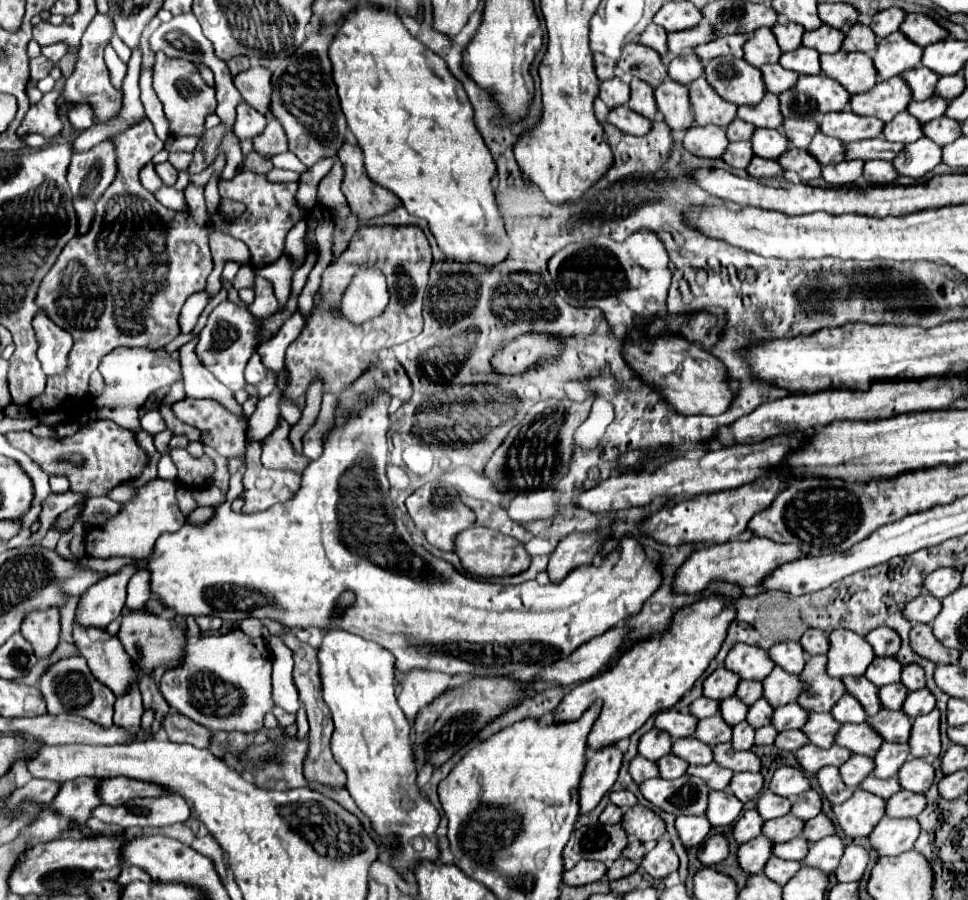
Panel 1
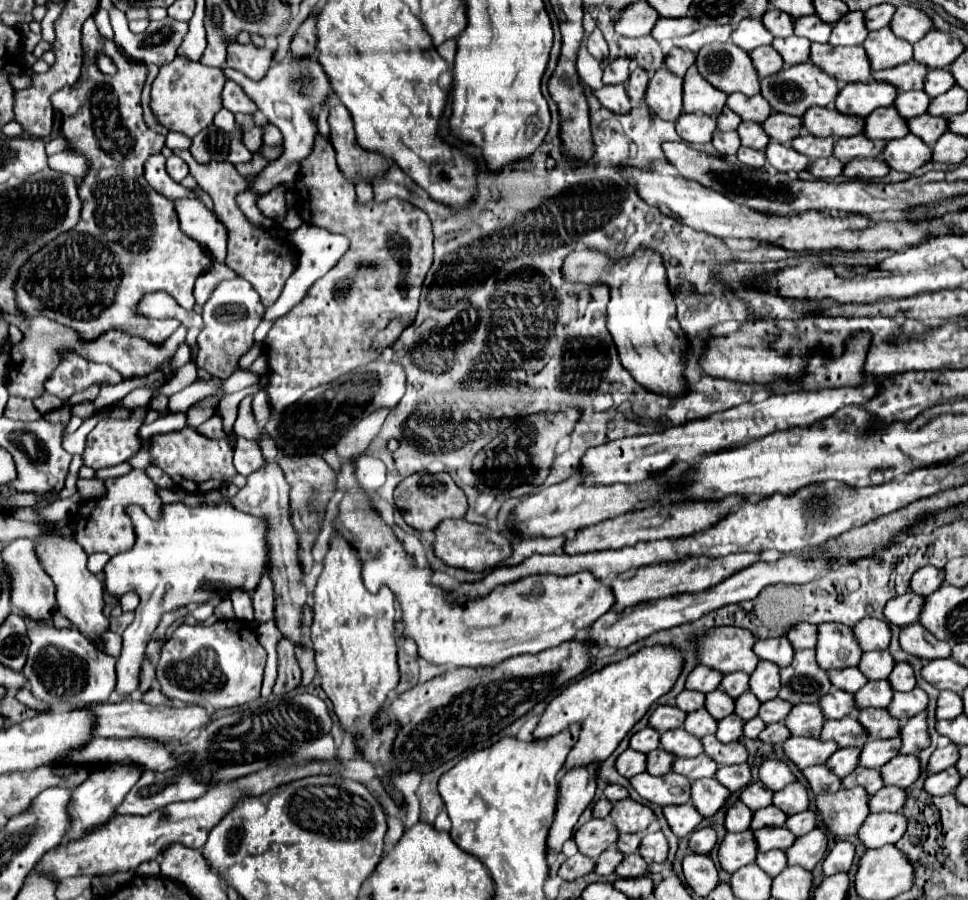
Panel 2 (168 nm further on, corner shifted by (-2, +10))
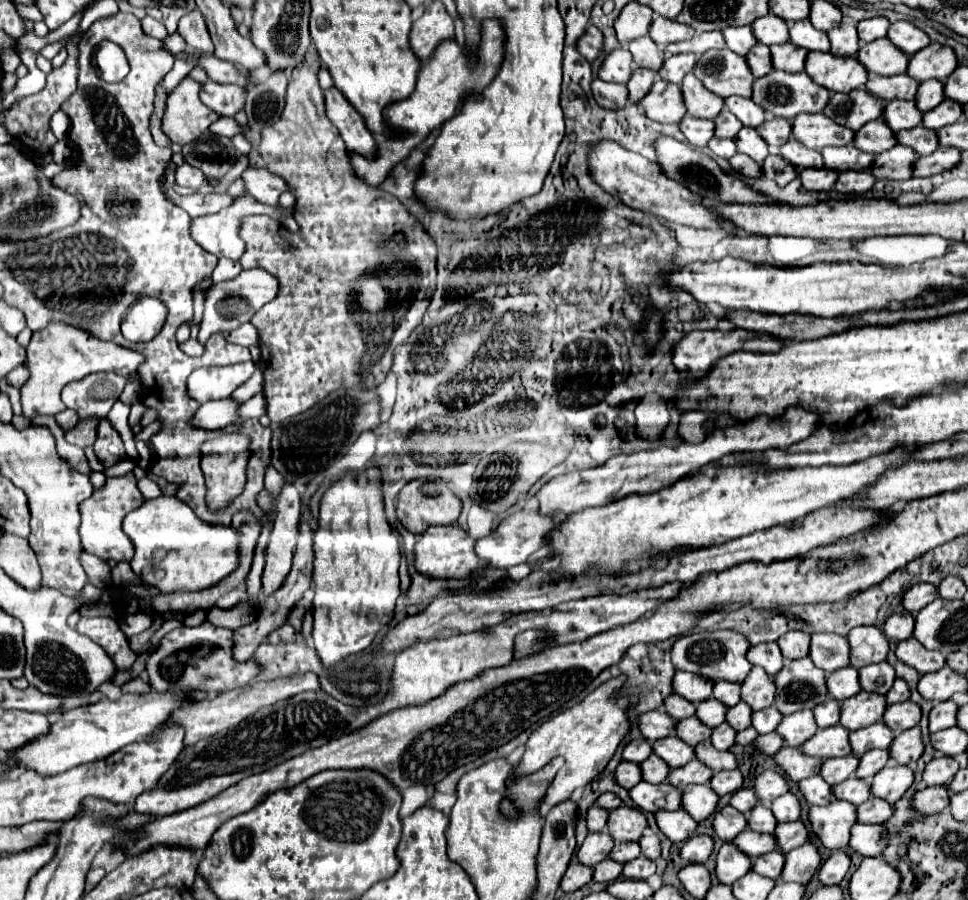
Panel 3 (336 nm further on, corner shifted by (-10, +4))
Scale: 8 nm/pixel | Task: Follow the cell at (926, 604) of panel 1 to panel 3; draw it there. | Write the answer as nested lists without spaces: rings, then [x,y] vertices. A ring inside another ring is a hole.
[[[897,610],[889,620],[883,624],[883,632],[887,638],[905,640],[913,634],[913,614],[907,610]]]

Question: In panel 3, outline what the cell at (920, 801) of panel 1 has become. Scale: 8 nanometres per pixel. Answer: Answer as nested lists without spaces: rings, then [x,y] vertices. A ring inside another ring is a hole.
[[[871,796],[857,808],[857,820],[863,824],[883,824],[893,816],[893,806],[887,800]]]

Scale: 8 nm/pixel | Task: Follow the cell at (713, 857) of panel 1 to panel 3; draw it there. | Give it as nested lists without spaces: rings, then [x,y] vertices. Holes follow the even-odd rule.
[[[693,836],[681,848],[681,858],[687,862],[707,862],[713,852],[713,838],[711,836]]]

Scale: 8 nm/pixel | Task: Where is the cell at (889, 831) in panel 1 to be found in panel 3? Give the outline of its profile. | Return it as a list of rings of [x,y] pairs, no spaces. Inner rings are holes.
[[[855,824],[849,846],[863,856],[881,856],[889,846],[889,832],[885,824]]]

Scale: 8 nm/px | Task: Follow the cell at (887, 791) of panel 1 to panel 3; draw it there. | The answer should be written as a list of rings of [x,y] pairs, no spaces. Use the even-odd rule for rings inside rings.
[[[849,776],[849,780],[833,786],[833,794],[837,800],[847,800],[847,802],[853,802],[855,806],[859,806],[865,800],[869,800],[871,786],[869,786],[869,782],[857,778],[857,776]]]

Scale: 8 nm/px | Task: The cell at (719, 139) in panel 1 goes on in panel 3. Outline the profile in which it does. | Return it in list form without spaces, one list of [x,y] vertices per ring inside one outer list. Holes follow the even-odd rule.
[[[685,116],[679,122],[681,132],[685,134],[685,138],[699,148],[705,148],[707,142],[715,136],[715,122],[713,120],[701,120],[701,118],[693,118],[693,116]]]

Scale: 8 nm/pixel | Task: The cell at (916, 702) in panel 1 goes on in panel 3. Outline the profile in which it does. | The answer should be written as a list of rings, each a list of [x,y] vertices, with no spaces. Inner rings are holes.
[[[913,700],[899,702],[899,704],[889,704],[883,716],[885,724],[895,732],[901,734],[903,730],[909,730],[919,724],[921,720],[921,706],[915,704]]]

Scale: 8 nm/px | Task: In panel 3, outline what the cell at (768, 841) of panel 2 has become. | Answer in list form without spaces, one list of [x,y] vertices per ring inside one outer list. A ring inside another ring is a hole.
[[[749,828],[741,832],[741,836],[737,836],[733,842],[737,844],[737,848],[741,848],[741,852],[745,852],[751,858],[777,850],[777,840],[773,834],[759,834]]]

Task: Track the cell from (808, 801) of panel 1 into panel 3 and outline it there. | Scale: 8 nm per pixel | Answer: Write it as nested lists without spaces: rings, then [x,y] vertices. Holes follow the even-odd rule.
[[[787,792],[785,796],[779,796],[777,800],[773,800],[771,810],[773,810],[777,822],[791,822],[791,820],[801,818],[801,804],[793,792]]]

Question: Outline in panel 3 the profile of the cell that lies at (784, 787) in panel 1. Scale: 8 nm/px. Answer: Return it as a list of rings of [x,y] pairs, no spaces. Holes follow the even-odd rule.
[[[765,770],[755,780],[755,792],[757,792],[757,798],[763,804],[771,804],[775,798],[783,796],[785,792],[789,792],[789,784],[779,772]]]

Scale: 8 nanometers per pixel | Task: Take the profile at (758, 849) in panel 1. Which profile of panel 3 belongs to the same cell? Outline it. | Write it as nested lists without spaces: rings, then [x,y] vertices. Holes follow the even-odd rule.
[[[725,842],[717,854],[717,878],[723,884],[733,884],[751,872],[753,860],[741,852],[733,842]]]

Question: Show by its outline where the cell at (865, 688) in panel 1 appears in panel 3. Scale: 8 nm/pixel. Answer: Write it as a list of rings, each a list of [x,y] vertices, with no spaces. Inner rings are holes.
[[[853,666],[841,668],[837,672],[831,672],[827,676],[827,688],[829,688],[829,694],[833,694],[833,698],[837,698],[837,700],[851,698],[851,696],[861,692],[859,672]]]

